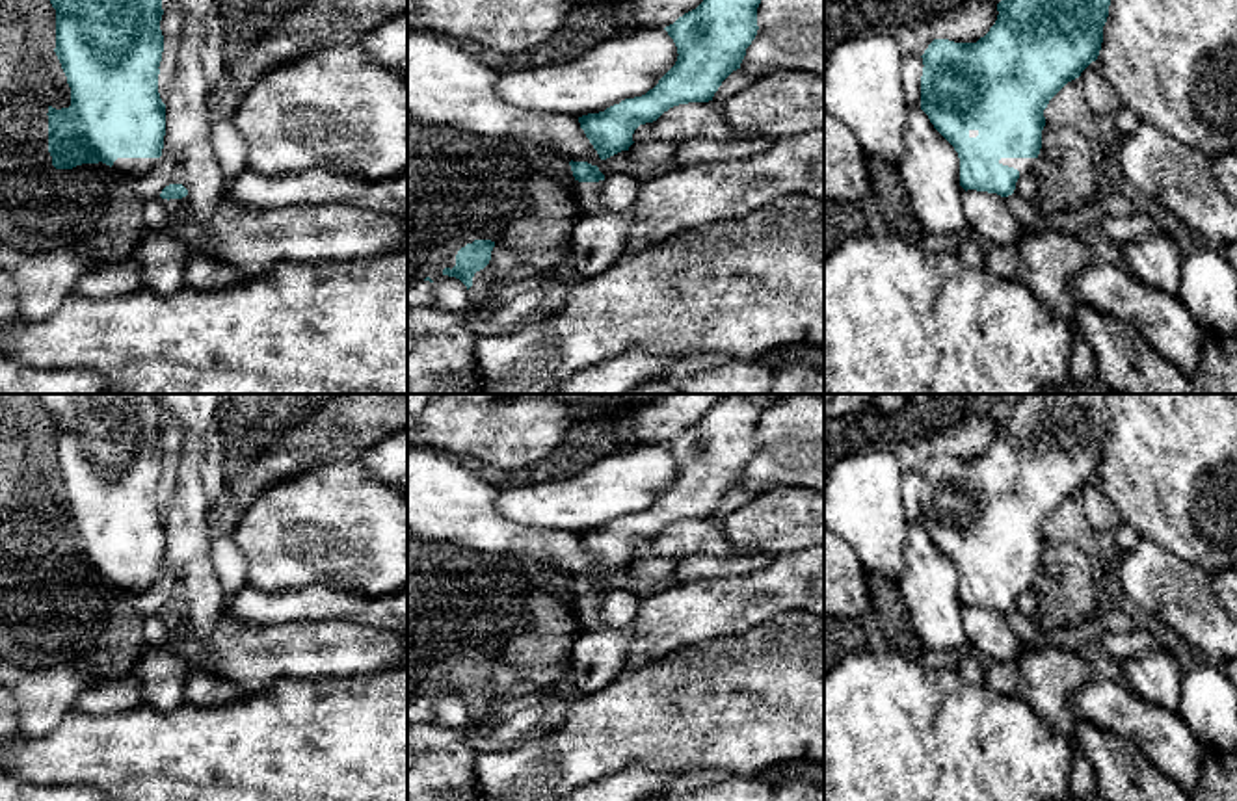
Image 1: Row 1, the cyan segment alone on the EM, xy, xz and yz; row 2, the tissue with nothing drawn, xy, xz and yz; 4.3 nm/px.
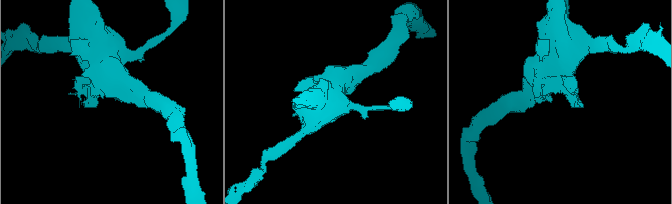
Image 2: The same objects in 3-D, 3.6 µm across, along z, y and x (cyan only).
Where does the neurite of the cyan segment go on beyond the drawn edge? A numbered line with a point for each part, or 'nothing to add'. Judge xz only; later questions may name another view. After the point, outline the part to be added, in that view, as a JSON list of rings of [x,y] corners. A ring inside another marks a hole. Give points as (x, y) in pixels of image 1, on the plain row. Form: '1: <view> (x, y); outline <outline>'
1: xz (586, 608); outline [[[603,597],[599,598],[575,598],[575,611],[580,619],[582,632],[595,632],[603,628],[603,623],[599,619],[599,608],[603,604]]]

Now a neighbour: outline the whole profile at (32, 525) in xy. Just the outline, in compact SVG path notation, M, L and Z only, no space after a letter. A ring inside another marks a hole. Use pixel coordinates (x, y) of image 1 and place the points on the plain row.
M0 394L0 662L24 671L41 671L73 663L86 667L86 652L102 632L110 582L82 580L56 585L48 569L48 524L69 524L71 504L56 465L56 426L47 413L33 409L33 394Z

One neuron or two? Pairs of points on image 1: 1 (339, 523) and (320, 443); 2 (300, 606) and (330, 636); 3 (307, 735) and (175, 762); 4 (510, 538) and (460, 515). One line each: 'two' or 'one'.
1: two
2: two
3: one
4: one

